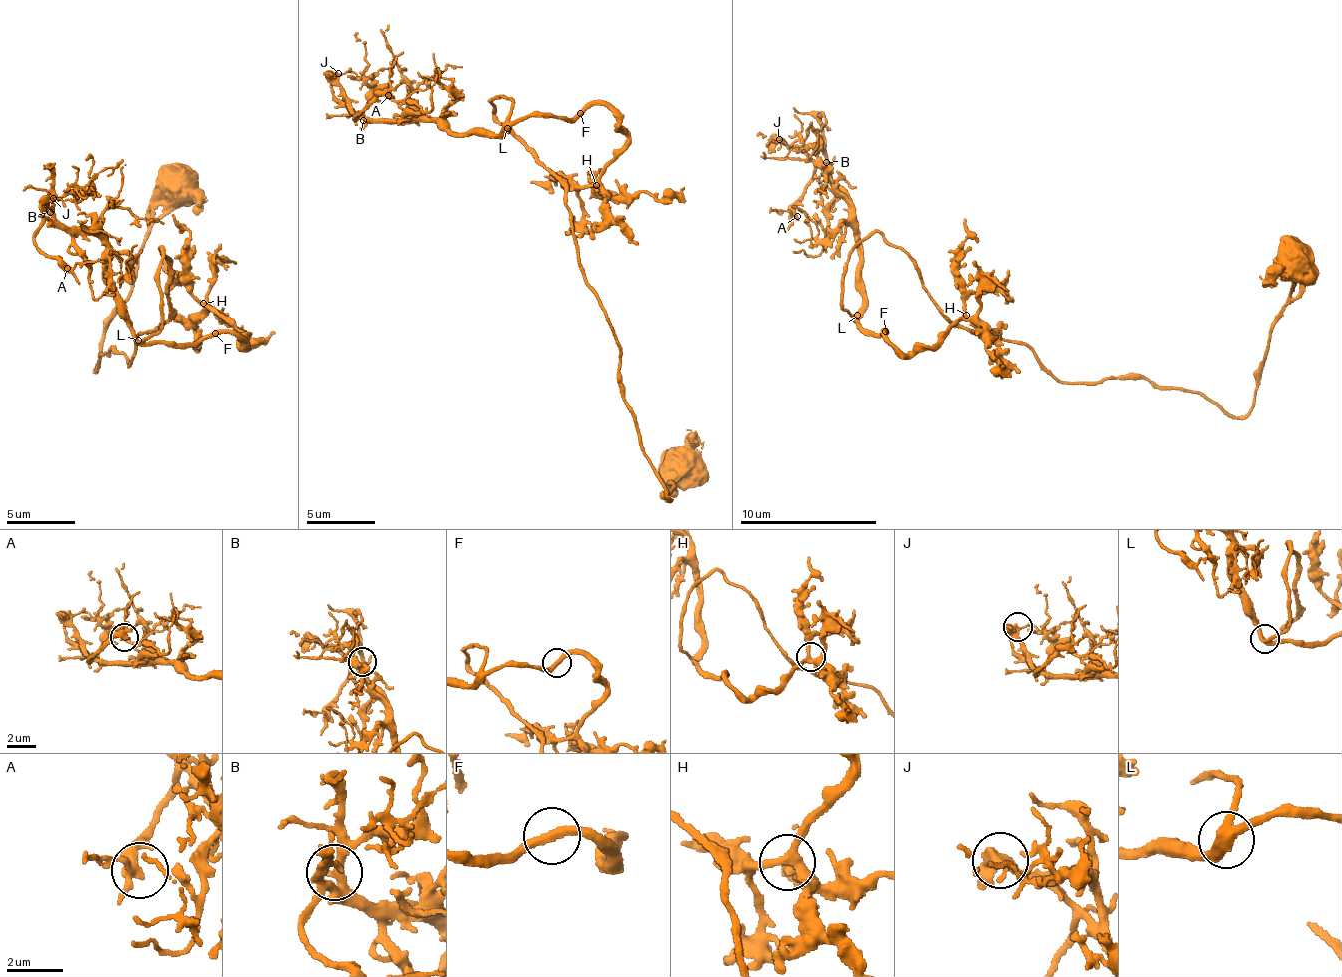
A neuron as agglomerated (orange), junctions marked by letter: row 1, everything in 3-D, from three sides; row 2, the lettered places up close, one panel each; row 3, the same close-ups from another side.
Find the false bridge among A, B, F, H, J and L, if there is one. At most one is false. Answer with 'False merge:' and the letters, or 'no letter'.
False merge: no letter

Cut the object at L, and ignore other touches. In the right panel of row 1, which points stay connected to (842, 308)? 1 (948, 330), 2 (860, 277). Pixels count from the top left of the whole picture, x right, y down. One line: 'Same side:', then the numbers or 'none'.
Same side: none

